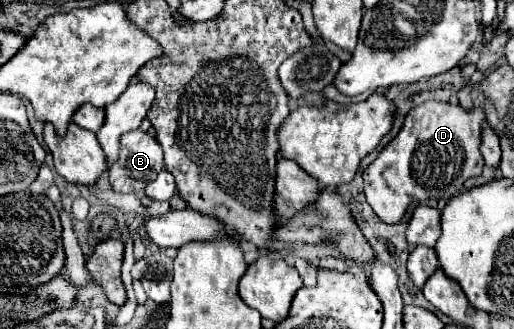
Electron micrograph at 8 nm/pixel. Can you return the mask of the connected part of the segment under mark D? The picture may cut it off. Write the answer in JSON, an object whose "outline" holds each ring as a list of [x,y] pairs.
{"outline":[[[425,101],[413,107],[401,131],[393,141],[385,145],[379,157],[363,171],[365,197],[377,217],[385,223],[399,223],[411,203],[413,193],[459,193],[463,183],[471,177],[479,177],[485,161],[479,151],[481,133],[485,123],[485,111],[463,109],[461,105],[443,101]]]}

